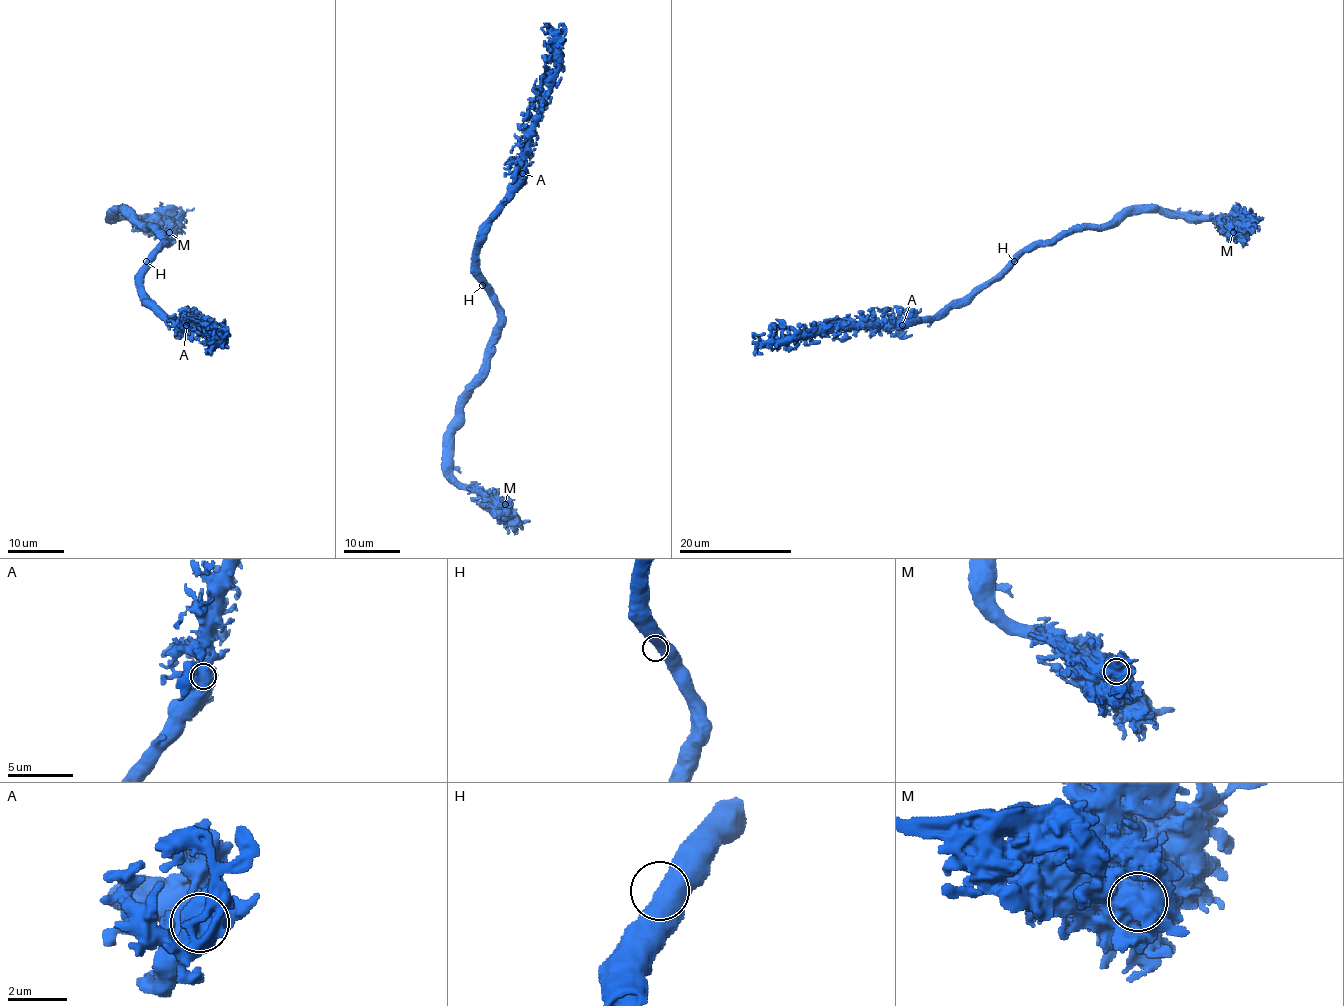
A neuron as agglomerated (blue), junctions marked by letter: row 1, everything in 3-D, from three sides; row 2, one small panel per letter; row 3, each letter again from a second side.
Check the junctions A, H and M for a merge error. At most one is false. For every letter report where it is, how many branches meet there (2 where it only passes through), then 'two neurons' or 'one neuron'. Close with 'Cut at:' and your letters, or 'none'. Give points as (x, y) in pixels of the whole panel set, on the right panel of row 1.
A: place (902, 325); branches 2; one neuron
H: place (1014, 261); branches 2; one neuron
M: place (1233, 232); branches 1; one neuron
Cut at: none

